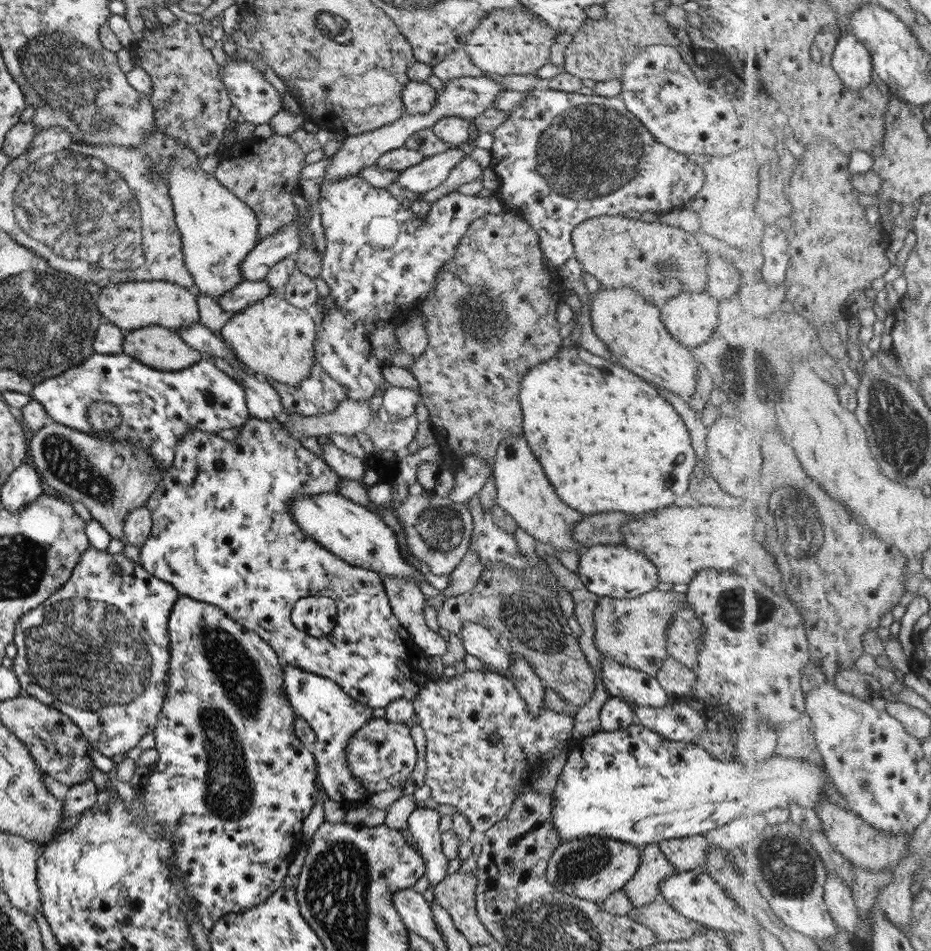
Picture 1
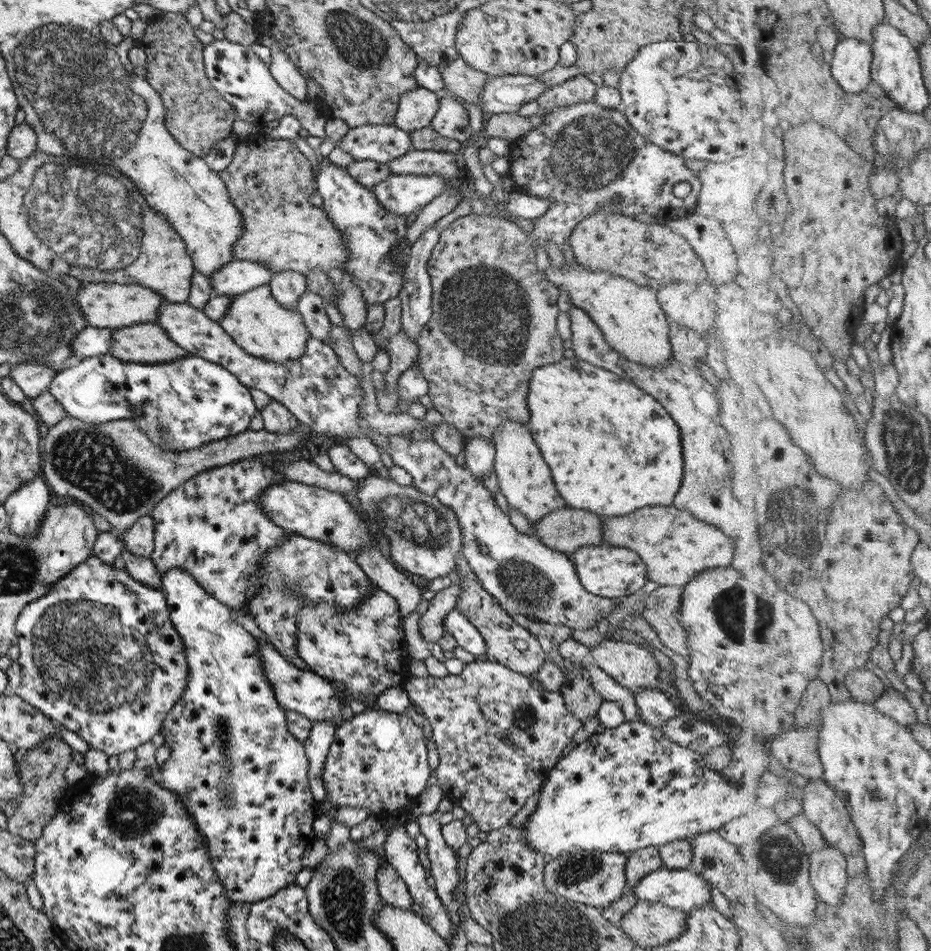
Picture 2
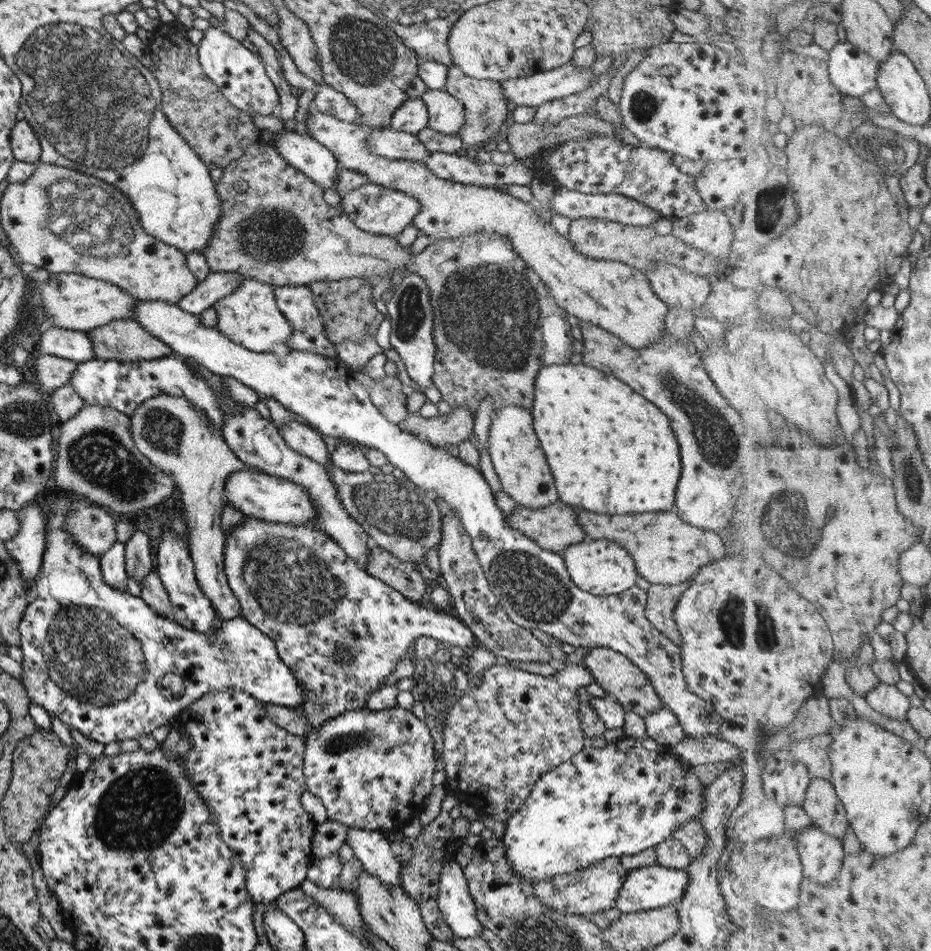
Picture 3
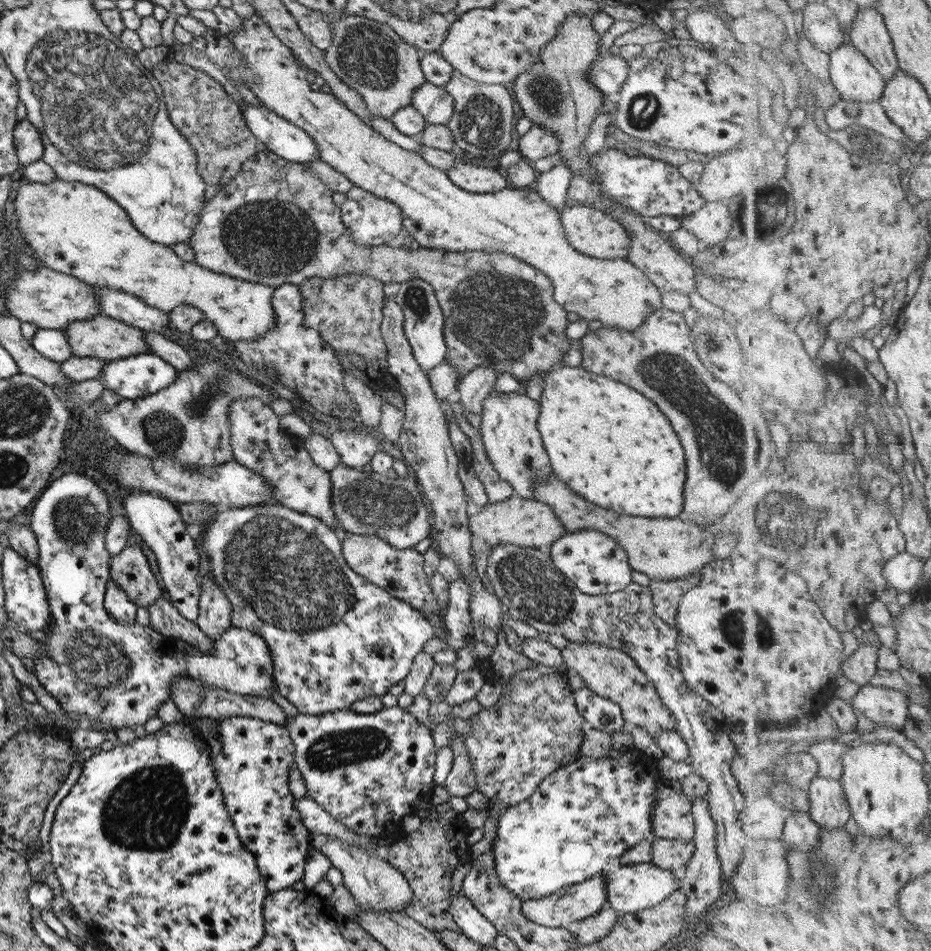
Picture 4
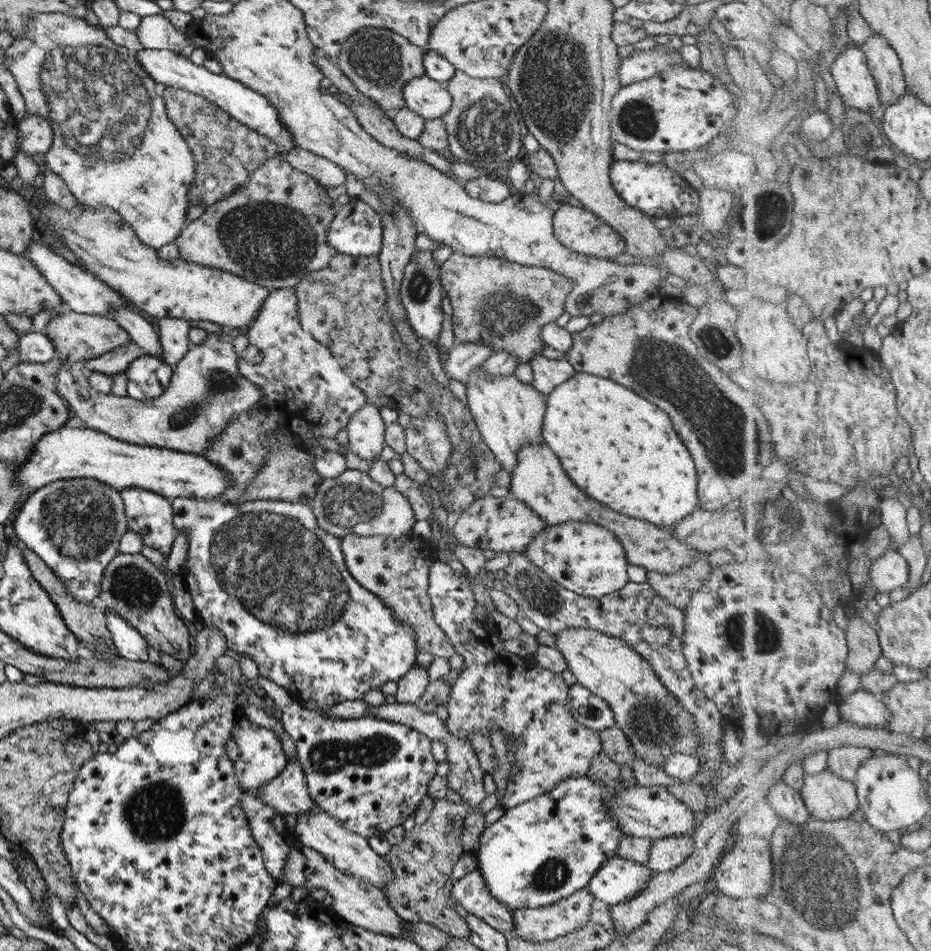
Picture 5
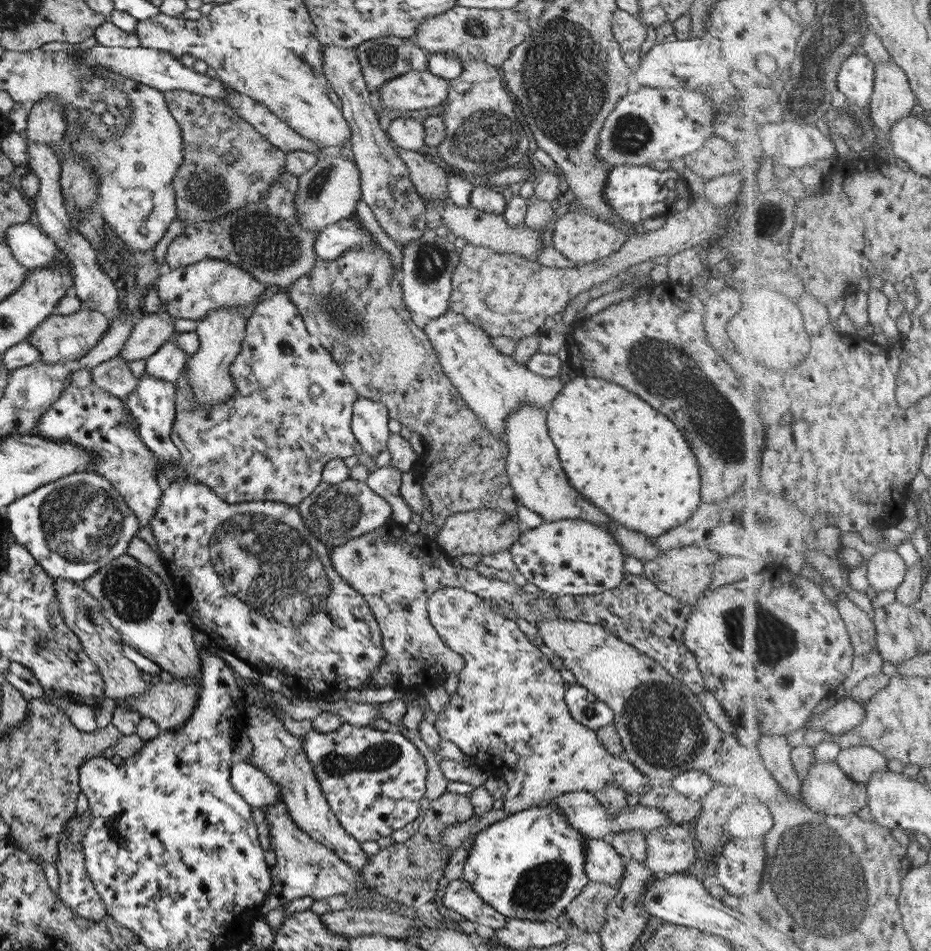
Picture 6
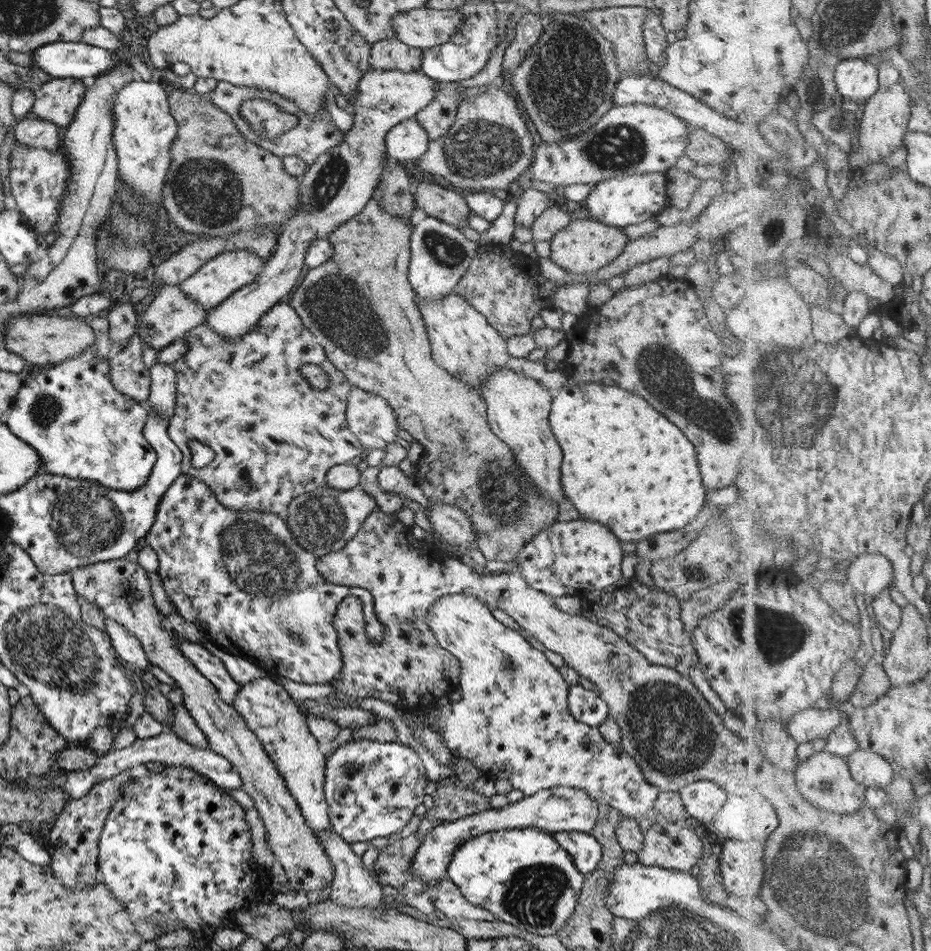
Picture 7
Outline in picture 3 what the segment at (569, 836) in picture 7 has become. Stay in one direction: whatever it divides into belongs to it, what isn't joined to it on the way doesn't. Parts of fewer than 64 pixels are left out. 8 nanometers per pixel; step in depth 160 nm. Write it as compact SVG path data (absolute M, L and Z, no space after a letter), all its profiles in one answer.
M655 864L628 870L619 887L617 898L614 900L614 907L625 914L677 903L684 893L687 881L688 874L684 869L670 869Z

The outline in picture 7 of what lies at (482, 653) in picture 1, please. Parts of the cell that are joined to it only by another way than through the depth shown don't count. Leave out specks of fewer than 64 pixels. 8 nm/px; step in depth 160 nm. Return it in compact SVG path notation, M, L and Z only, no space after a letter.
M187 474L178 476L172 485L162 494L158 502L153 524L144 536L145 544L153 549L157 556L159 564L156 574L161 579L161 587L173 605L175 612L199 630L200 634L211 642L215 642L227 654L244 658L251 664L265 670L268 674L274 676L283 676L293 682L303 682L303 684L330 684L331 681L338 680L339 672L342 667L340 652L337 647L337 630L333 627L332 616L337 610L337 604L349 596L359 598L362 604L362 619L364 620L364 632L369 642L373 645L381 642L383 639L383 626L379 624L377 615L373 613L372 598L367 590L342 586L336 583L327 583L319 577L317 573L317 559L314 554L308 550L303 550L292 537L282 514L271 514L270 512L257 512L256 510L241 511L229 510L225 508L211 492L211 489L200 480Z

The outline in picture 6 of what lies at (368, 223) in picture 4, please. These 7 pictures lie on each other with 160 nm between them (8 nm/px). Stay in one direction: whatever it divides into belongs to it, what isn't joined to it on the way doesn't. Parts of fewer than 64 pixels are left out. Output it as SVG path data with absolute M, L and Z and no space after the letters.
M344 218L324 227L313 243L318 261L333 260L352 246L364 247L373 242L372 236L361 226L359 220Z

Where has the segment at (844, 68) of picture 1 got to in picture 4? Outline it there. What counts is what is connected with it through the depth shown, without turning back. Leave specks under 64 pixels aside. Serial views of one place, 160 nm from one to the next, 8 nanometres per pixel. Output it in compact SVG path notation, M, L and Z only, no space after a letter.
M843 43L834 51L829 53L830 80L839 92L842 100L873 103L878 102L883 97L888 84L884 75L877 70L877 67L856 47L853 43Z

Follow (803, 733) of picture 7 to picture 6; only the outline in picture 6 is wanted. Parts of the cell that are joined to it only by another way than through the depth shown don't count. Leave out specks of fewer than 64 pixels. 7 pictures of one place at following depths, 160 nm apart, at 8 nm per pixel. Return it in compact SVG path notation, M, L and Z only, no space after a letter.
M847 697L825 710L822 715L809 718L805 727L814 730L824 729L830 734L840 736L857 728L865 716L867 716L867 706L853 702Z

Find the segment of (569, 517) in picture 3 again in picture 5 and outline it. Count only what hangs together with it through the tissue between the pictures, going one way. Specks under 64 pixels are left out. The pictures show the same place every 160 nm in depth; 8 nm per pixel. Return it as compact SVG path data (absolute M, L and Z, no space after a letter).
M509 494L505 497L485 495L475 499L455 518L452 535L458 544L479 550L493 550L495 553L511 553L523 550L524 546L537 536L545 526L524 502Z

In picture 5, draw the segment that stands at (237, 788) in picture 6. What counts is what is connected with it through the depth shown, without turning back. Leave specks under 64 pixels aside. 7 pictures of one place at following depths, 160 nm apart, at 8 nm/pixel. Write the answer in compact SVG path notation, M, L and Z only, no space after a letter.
M297 759L286 761L287 766L256 790L257 798L267 806L272 806L281 815L295 814L303 816L313 807L317 807L308 796L306 780Z

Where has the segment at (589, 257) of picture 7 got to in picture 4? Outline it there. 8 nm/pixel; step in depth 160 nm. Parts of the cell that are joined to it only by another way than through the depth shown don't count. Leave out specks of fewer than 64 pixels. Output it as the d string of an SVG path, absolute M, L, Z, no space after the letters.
M568 203L559 212L558 219L564 227L565 240L581 254L600 259L626 258L630 238L625 227L605 213L599 206Z

